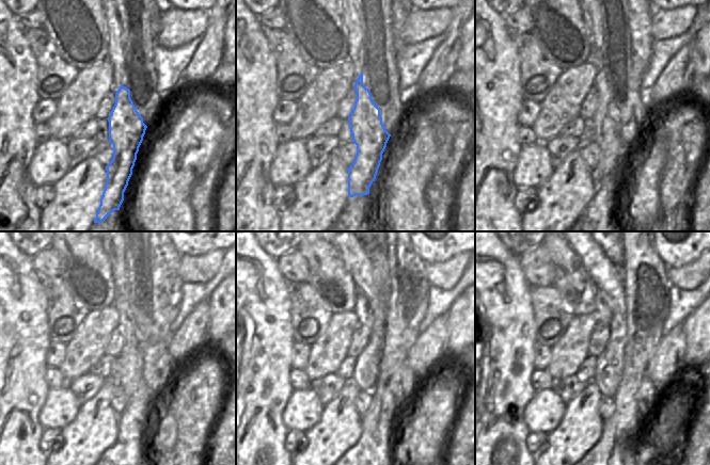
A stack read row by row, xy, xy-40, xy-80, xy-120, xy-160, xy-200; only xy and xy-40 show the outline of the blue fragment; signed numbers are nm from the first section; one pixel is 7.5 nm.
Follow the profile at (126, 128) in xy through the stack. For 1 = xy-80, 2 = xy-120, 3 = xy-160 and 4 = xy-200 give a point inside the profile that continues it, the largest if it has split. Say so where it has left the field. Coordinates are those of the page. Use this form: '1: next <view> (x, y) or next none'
1: next xy-80 (606, 123)
2: next xy-120 (130, 359)
3: next xy-160 (363, 309)
4: next xy-200 (602, 300)

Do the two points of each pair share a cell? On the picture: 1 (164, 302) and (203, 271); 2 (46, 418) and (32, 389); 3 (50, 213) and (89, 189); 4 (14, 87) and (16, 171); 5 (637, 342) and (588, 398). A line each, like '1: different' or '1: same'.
1: different
2: different
3: same
4: same
5: different

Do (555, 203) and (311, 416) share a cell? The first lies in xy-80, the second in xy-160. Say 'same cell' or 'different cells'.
different cells

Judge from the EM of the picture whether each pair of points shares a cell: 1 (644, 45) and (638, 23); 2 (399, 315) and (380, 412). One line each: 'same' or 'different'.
1: same
2: same

